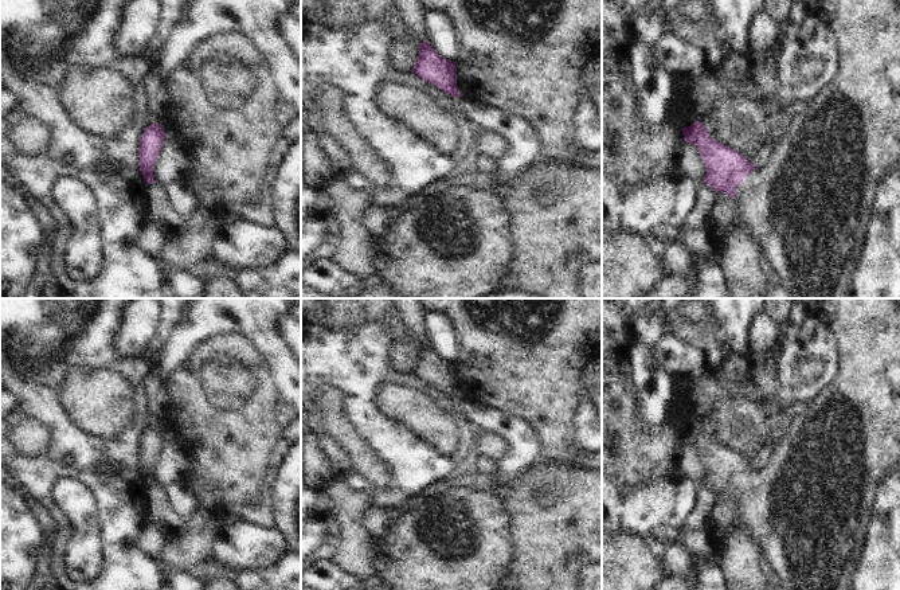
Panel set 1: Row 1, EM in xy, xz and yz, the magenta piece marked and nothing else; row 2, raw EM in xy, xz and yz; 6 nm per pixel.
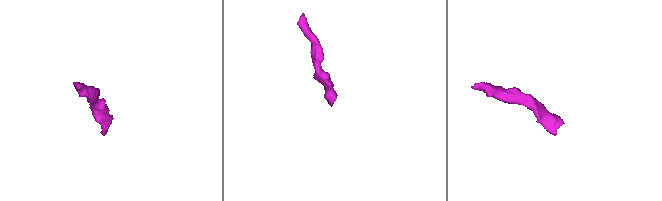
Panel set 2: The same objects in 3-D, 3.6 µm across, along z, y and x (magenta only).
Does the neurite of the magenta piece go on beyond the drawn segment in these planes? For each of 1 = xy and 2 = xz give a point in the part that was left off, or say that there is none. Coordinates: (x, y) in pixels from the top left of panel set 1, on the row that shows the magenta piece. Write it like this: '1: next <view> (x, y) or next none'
1: next none
2: next none

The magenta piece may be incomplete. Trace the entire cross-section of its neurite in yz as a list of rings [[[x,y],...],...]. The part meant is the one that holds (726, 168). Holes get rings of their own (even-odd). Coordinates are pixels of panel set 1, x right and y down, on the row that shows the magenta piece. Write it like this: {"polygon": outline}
{"polygon": [[[818,0],[827,15],[829,24],[838,44],[838,74],[834,79],[791,121],[783,138],[774,141],[763,163],[758,167],[751,164],[736,151],[715,141],[707,126],[697,120],[682,129],[684,141],[699,148],[707,167],[704,183],[716,194],[724,191],[735,198],[739,204],[741,219],[751,227],[752,235],[763,253],[763,261],[772,282],[786,289],[791,298],[852,298],[852,273],[865,249],[866,226],[870,219],[873,199],[891,171],[900,165],[900,8],[896,0]]]}

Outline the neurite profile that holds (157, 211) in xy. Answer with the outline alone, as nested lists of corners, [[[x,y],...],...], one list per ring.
[[[148,184],[145,189],[145,220],[168,233],[165,241],[175,242],[181,238],[185,230],[185,219],[175,212],[168,203],[168,196],[161,184]]]

